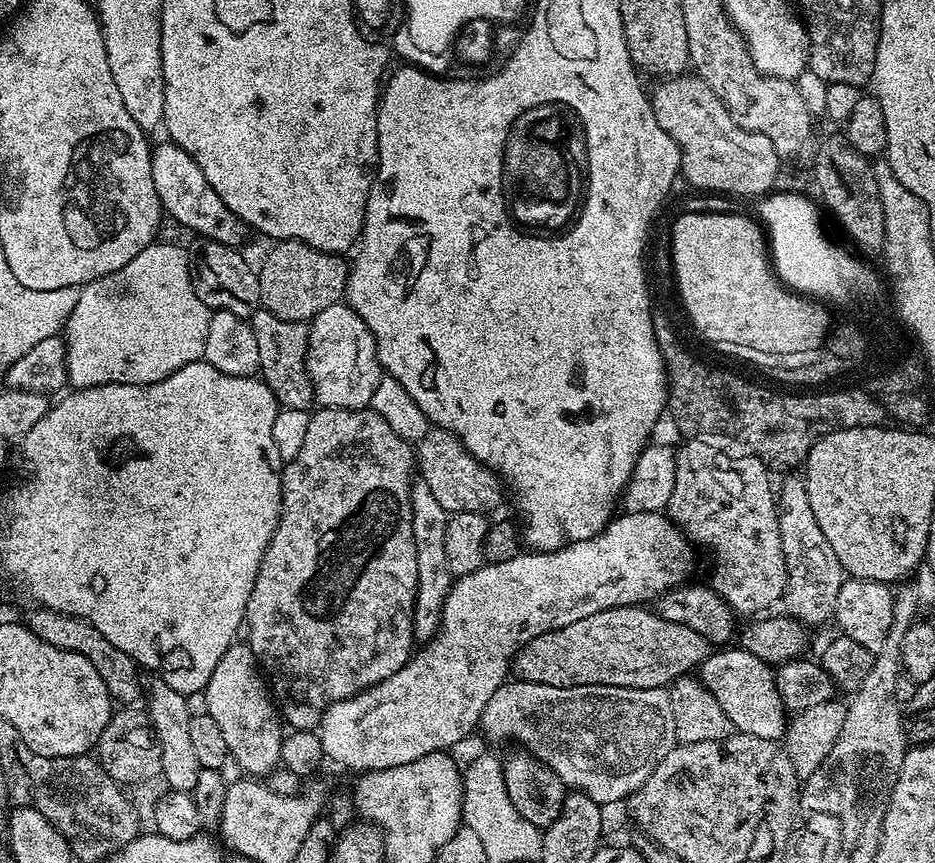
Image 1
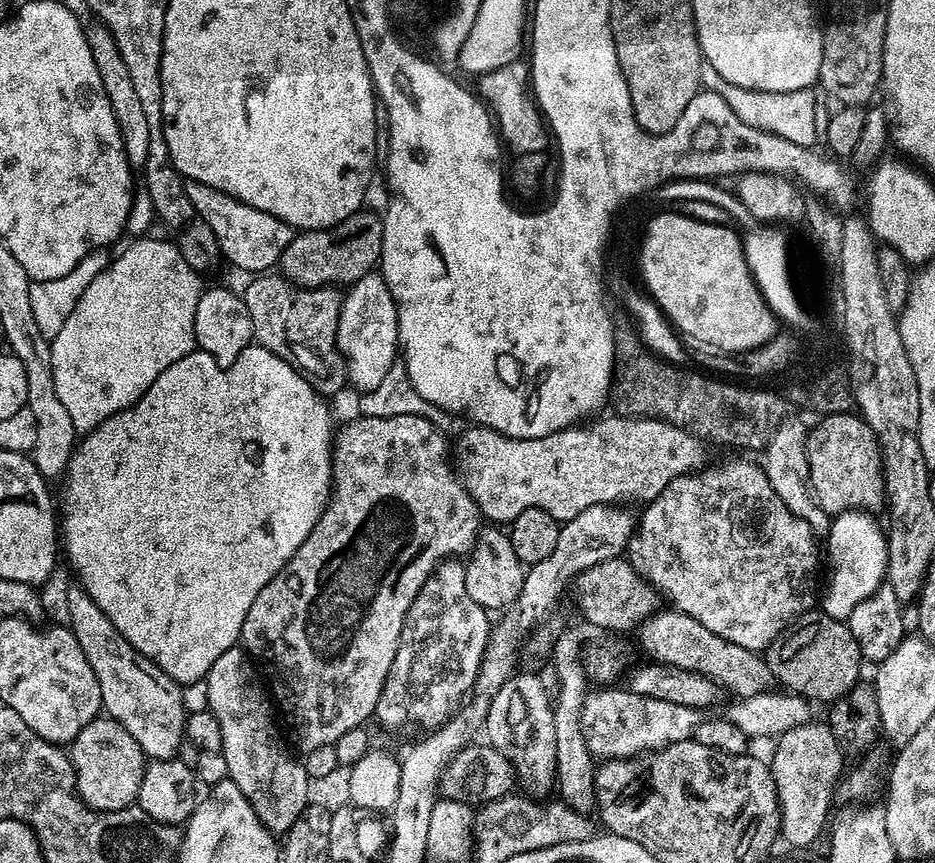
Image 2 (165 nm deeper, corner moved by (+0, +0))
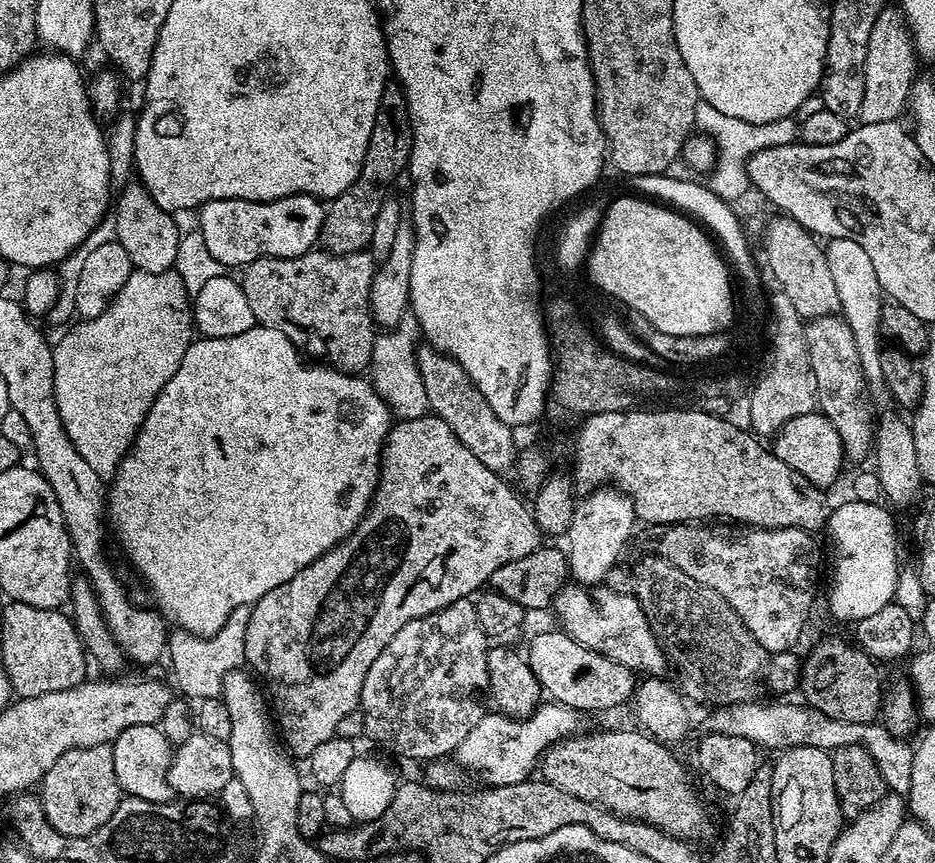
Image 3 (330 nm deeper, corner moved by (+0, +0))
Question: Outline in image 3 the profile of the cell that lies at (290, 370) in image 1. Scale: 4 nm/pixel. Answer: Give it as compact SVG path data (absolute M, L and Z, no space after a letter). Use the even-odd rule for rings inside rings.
M313 250L294 258L263 256L245 264L242 283L257 325L282 330L301 353L330 368L360 374L369 367L377 338L368 310L370 286L377 267L368 250L340 255Z

